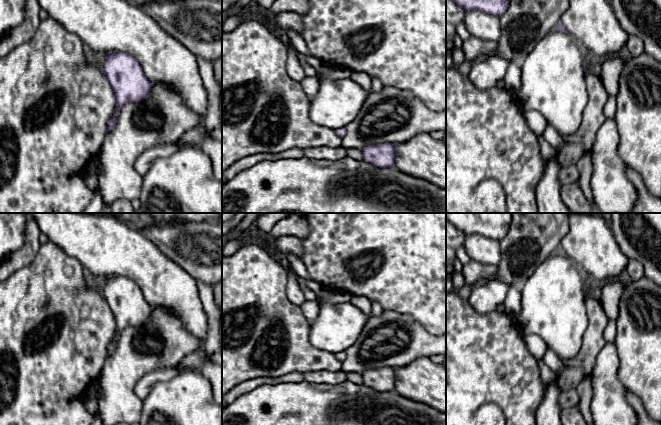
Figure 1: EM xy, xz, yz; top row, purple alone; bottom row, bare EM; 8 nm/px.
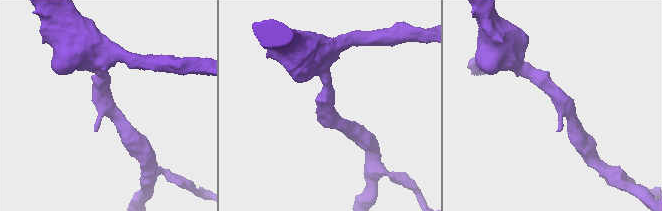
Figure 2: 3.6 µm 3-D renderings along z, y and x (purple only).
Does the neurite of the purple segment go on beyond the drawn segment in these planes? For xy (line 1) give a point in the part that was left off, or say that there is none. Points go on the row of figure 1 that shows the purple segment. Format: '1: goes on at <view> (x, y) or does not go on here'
1: does not go on here

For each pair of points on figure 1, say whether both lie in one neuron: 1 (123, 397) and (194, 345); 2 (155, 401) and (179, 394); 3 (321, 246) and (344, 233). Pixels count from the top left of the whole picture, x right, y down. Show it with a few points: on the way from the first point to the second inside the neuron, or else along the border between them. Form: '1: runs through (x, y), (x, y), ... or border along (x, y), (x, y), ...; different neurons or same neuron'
1: runs through (131, 376), (149, 358), (162, 357), (173, 346); same neuron
2: runs through (161, 401), (173, 400); same neuron
3: runs through (327, 246), (331, 246), (338, 239); same neuron

